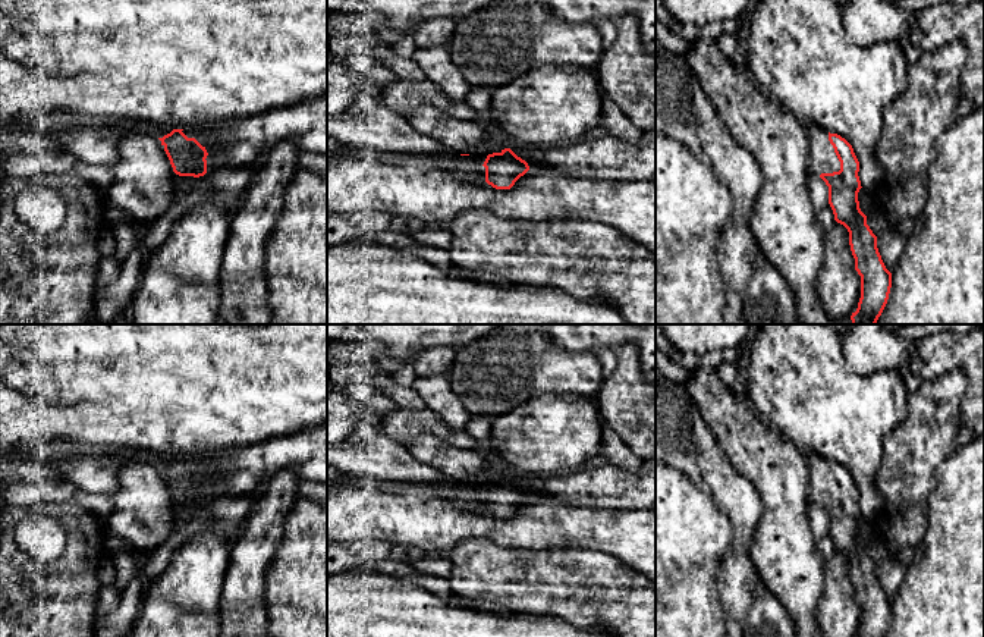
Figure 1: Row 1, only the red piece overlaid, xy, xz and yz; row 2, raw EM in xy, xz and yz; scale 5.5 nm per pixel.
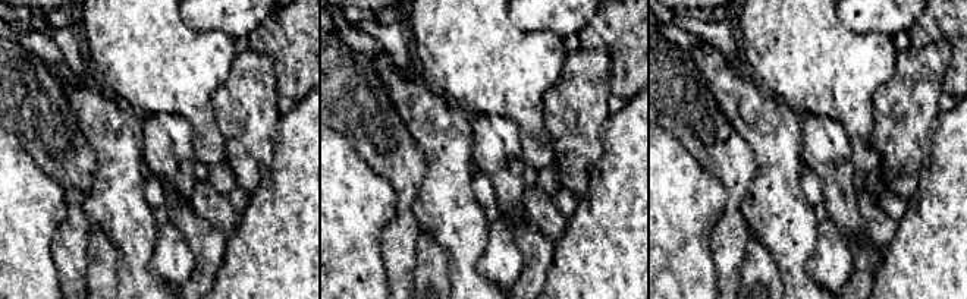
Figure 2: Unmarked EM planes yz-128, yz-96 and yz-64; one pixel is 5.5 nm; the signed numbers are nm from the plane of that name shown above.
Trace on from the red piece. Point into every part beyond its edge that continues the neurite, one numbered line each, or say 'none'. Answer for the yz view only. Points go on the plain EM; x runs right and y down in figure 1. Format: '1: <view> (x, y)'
1: yz (823, 488)

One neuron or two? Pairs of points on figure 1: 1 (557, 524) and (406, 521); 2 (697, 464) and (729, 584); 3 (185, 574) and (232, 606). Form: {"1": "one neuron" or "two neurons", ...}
{"1": "one neuron", "2": "one neuron", "3": "two neurons"}

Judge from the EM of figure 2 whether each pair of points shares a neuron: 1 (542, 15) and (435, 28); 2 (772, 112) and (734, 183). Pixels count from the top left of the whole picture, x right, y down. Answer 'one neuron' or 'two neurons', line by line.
1: two neurons
2: two neurons

